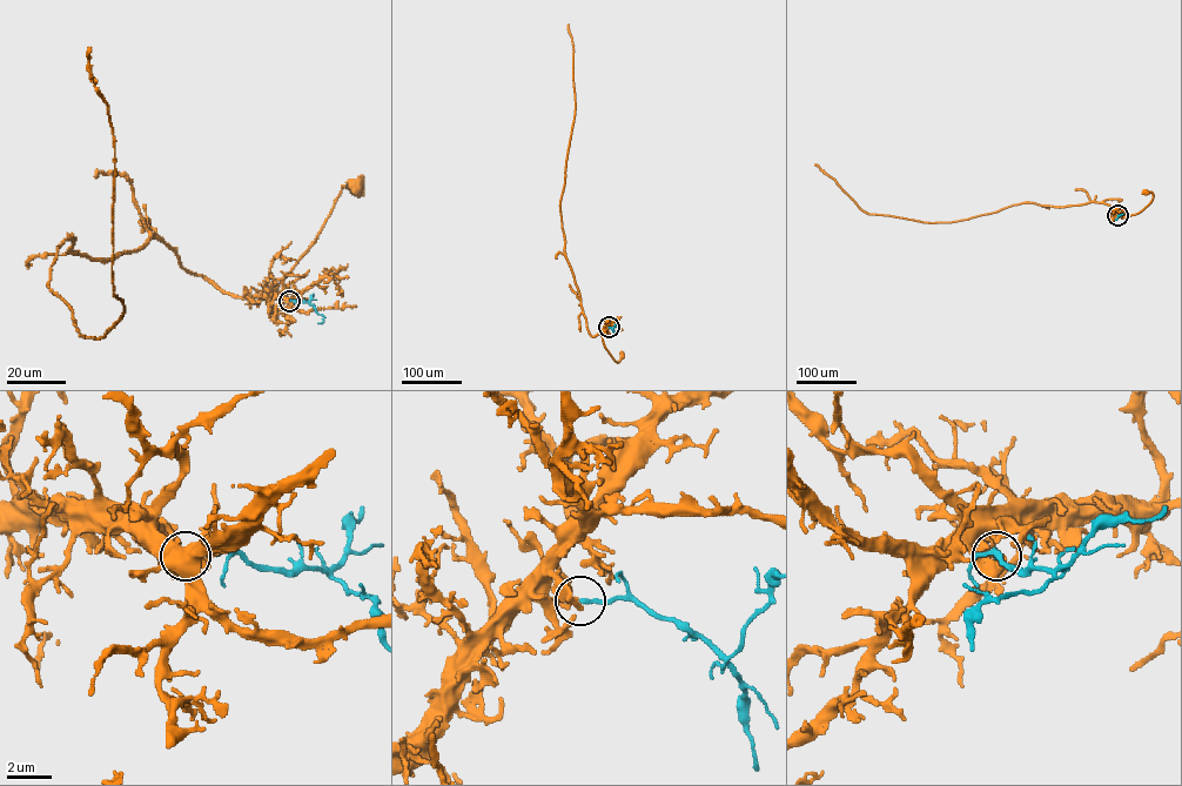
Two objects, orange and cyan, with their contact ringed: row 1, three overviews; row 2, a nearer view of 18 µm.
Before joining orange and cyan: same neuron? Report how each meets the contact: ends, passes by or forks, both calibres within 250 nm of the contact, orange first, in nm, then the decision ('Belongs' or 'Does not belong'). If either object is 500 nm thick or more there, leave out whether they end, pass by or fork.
At the ring orange ends. At the ring cyan ends. Thickness 360 nm (orange) against 220 nm. Belongs

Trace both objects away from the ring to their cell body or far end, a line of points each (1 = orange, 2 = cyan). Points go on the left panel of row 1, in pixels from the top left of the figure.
1: (289, 301), (268, 295), (250, 299), (259, 302), (289, 273), (318, 234), (341, 188), (357, 188)
2: (289, 301), (315, 307), (324, 317), (318, 323)

